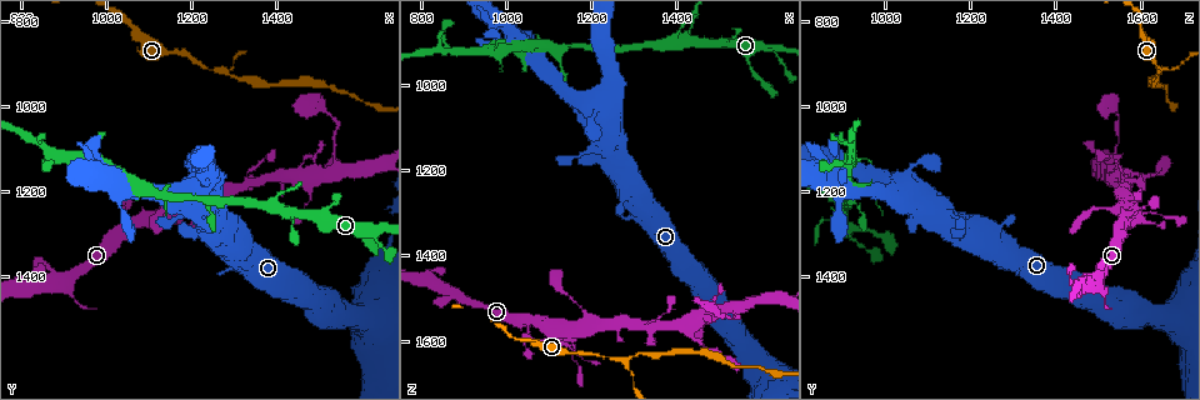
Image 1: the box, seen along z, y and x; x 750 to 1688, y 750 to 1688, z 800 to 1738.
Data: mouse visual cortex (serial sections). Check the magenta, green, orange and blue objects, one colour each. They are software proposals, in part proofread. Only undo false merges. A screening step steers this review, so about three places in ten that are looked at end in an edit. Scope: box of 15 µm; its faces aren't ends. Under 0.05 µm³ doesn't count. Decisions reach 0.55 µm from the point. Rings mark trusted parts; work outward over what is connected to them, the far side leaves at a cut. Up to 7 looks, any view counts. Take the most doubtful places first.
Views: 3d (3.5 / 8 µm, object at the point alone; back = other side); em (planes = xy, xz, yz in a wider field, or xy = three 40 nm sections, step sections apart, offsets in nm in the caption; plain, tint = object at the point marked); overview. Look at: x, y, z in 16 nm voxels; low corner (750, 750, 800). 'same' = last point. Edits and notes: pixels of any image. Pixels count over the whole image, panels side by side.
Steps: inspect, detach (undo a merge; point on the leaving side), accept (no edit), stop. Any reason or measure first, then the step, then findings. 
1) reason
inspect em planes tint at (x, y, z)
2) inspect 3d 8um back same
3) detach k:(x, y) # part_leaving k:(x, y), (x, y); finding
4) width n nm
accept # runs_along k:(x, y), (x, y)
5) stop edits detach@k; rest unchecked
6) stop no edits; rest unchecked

three-way junction
inspect 3d 8um at (1270, 910, 1645)

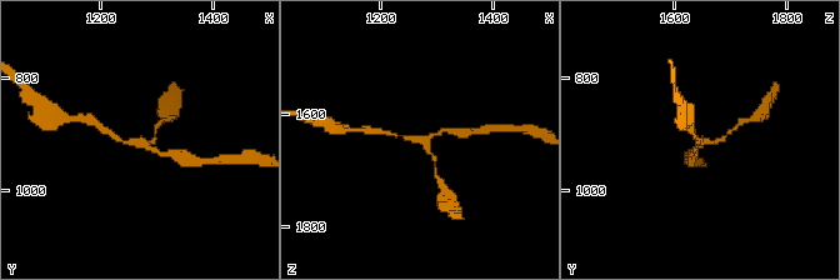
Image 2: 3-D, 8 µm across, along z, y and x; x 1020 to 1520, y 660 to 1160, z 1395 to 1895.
inspect 3d 3.5um at (1270, 910, 1640)

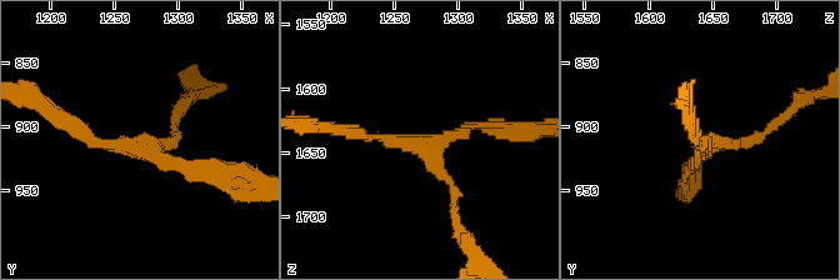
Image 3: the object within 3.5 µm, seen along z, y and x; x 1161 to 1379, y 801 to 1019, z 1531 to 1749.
arms 3; arm_widths 150, 150, 150 nm; shape alone is not enough
inspect em xy step 3 tint at (1270, 918, 1644)

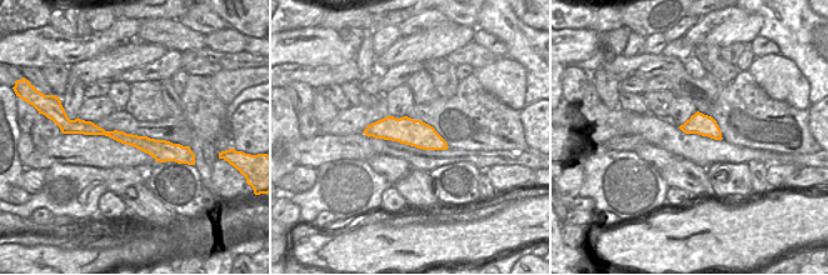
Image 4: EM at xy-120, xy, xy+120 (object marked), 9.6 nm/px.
width 260 nm
accept # runs_along 3:(64, 118), (86, 140), (148, 148), (209, 175); continuous, no second cell

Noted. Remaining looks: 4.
side arm on a straight run
inspect 3d 3.5um at (1390, 1215, 880)

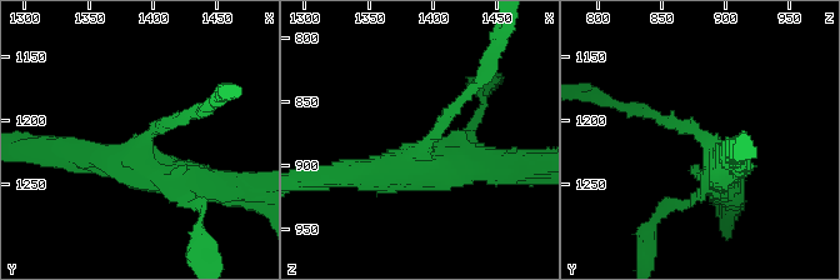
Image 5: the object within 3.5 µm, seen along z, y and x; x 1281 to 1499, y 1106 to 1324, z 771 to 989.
arms 3; arm_widths 150, 400, 400 nm; shape alone is not enough
inspect em xy step 1 tint at (1398, 1212, 880)

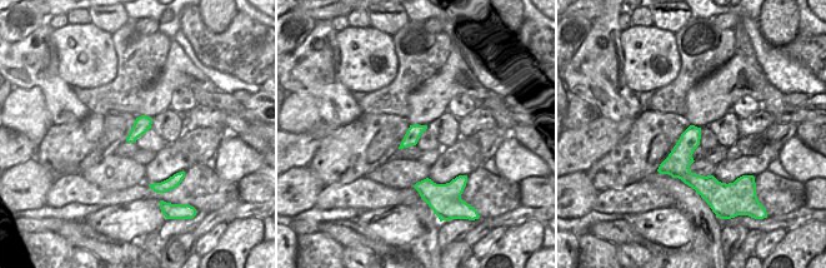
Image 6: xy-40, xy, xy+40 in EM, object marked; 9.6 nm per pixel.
accept # runs_along 5:(720, 176), (701, 134), (640, 110); continuous, no second cell

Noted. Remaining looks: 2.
stop no edits; rest unchecked

